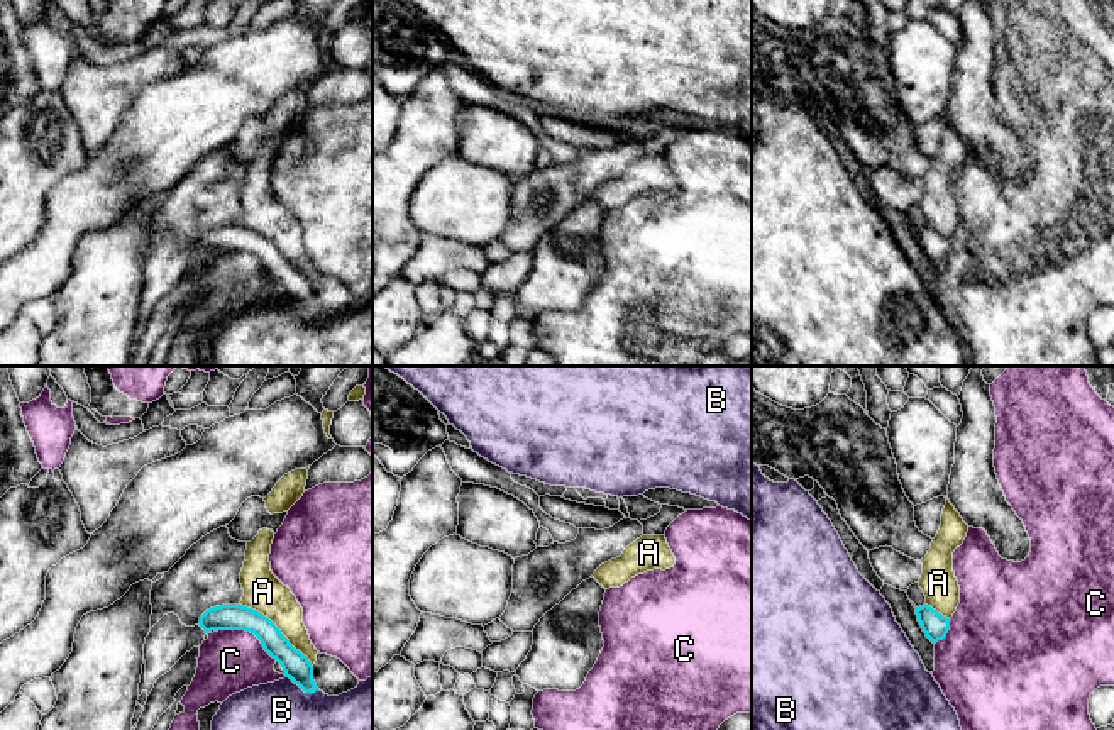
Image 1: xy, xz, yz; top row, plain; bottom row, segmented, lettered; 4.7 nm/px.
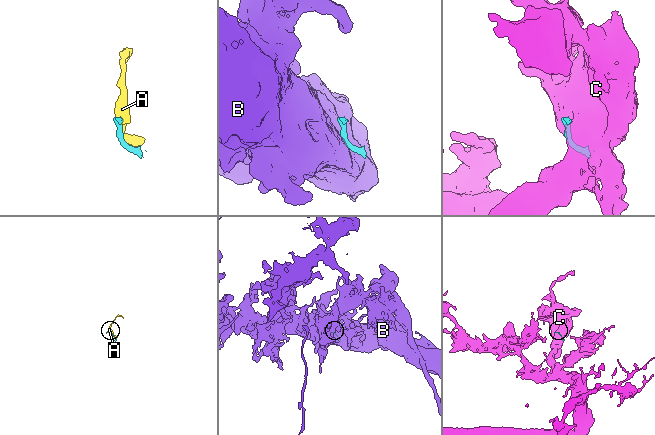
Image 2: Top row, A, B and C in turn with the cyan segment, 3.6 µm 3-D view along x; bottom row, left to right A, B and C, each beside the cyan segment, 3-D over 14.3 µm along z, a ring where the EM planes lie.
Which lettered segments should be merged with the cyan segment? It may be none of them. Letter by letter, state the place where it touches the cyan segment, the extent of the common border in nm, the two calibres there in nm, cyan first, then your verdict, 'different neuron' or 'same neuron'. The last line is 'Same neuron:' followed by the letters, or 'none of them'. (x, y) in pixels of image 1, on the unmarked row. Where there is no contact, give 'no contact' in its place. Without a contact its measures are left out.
A: xy (280, 251) | 460 nm | 130/190 nm | different neuron
B: xy (302, 309) | 170 nm | 130/480 nm | different neuron
C: xy (249, 251) | 320 nm | 130/300 nm | different neuron
Same neuron: none of them

